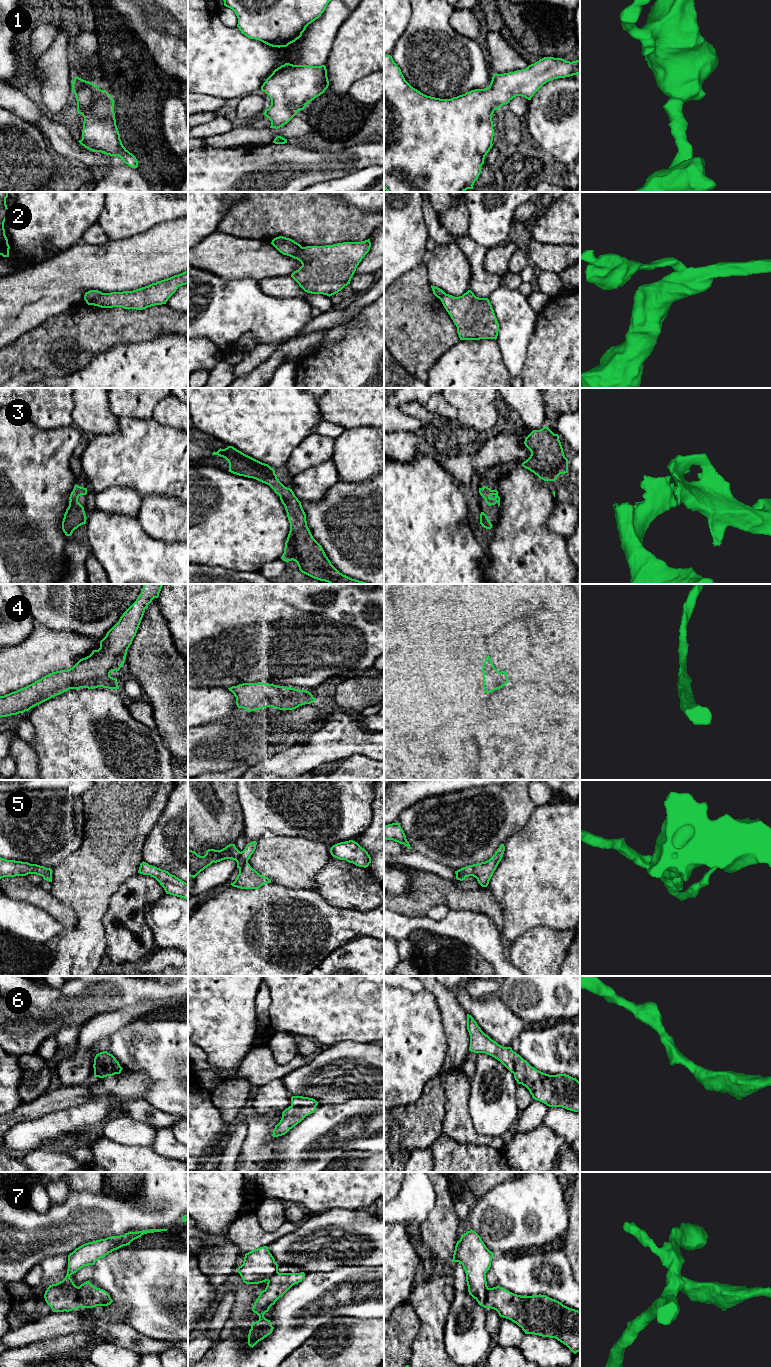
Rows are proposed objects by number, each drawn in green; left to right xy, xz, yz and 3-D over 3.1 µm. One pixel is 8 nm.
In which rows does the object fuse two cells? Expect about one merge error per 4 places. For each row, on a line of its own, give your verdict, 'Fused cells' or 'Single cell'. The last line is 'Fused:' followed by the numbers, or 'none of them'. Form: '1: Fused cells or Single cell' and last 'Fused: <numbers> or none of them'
1: Single cell
2: Fused cells
3: Single cell
4: Single cell
5: Fused cells
6: Single cell
7: Fused cells
Fused: 2, 5, 7

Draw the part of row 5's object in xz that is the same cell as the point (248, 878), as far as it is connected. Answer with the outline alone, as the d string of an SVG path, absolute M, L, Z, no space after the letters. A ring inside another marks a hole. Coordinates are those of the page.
M229 844L221 850L208 849L204 856L198 855L195 851L188 850L188 876L195 878L201 871L210 866L213 862L217 863L225 859L232 859L237 862L239 874L232 885L241 889L259 889L271 880L260 875L253 869L248 862L240 861L240 851L235 844Z

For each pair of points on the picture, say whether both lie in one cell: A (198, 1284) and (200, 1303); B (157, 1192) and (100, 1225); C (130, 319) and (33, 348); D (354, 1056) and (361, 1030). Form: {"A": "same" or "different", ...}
{"A": "same", "B": "same", "C": "same", "D": "different"}

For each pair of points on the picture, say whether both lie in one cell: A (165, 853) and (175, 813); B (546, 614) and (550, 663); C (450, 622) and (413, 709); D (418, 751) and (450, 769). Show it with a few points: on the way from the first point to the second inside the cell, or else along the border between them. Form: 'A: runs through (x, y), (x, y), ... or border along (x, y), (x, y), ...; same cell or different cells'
A: runs through (165, 843), (161, 834), (171, 823); same cell
B: runs through (545, 626), (546, 644), (544, 648), (547, 651); same cell
C: runs through (445, 644), (445, 657), (415, 687); same cell
D: runs through (421, 760), (430, 769), (441, 769); same cell

